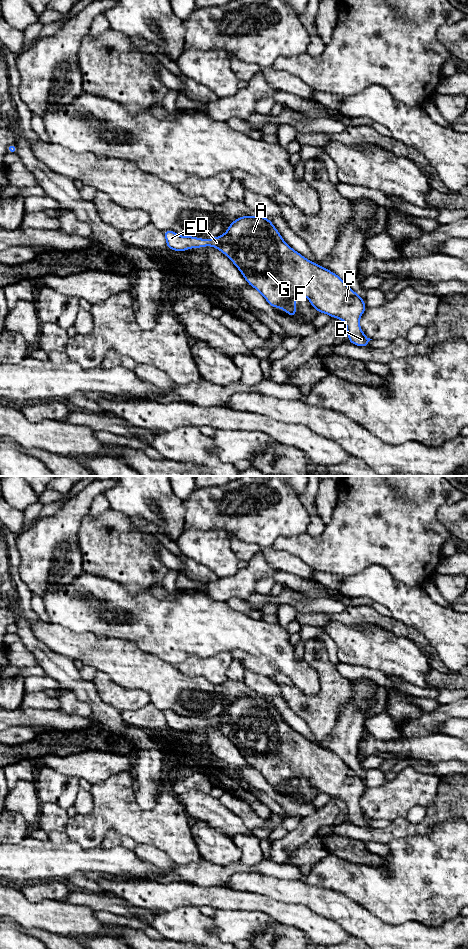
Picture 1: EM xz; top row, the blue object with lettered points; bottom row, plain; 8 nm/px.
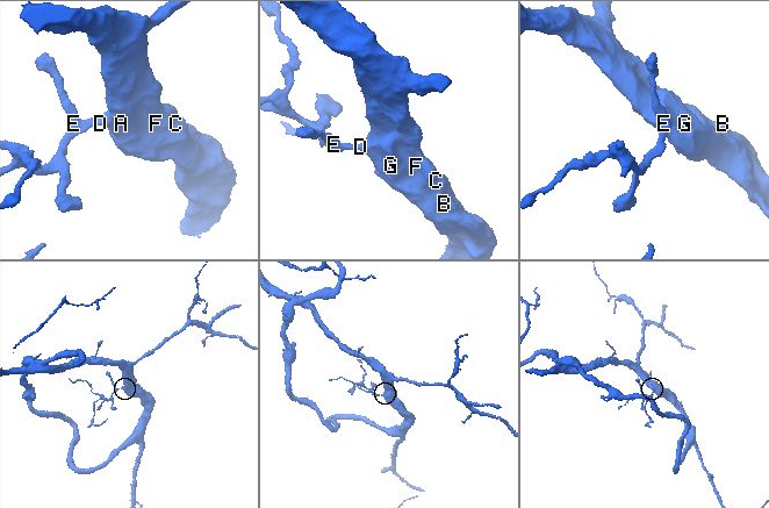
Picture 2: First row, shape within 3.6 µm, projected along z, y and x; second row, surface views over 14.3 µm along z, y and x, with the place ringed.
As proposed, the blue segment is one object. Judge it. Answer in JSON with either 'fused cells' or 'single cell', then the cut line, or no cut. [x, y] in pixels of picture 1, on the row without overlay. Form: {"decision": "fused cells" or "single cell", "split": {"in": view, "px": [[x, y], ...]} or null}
{"decision": "single cell", "split": null}

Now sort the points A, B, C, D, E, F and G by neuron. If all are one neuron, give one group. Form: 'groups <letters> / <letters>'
groups A B C D E F G

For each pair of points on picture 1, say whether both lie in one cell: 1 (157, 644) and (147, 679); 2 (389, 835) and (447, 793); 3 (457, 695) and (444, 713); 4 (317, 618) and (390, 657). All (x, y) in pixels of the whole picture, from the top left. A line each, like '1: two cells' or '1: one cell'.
1: two cells
2: one cell
3: two cells
4: two cells

